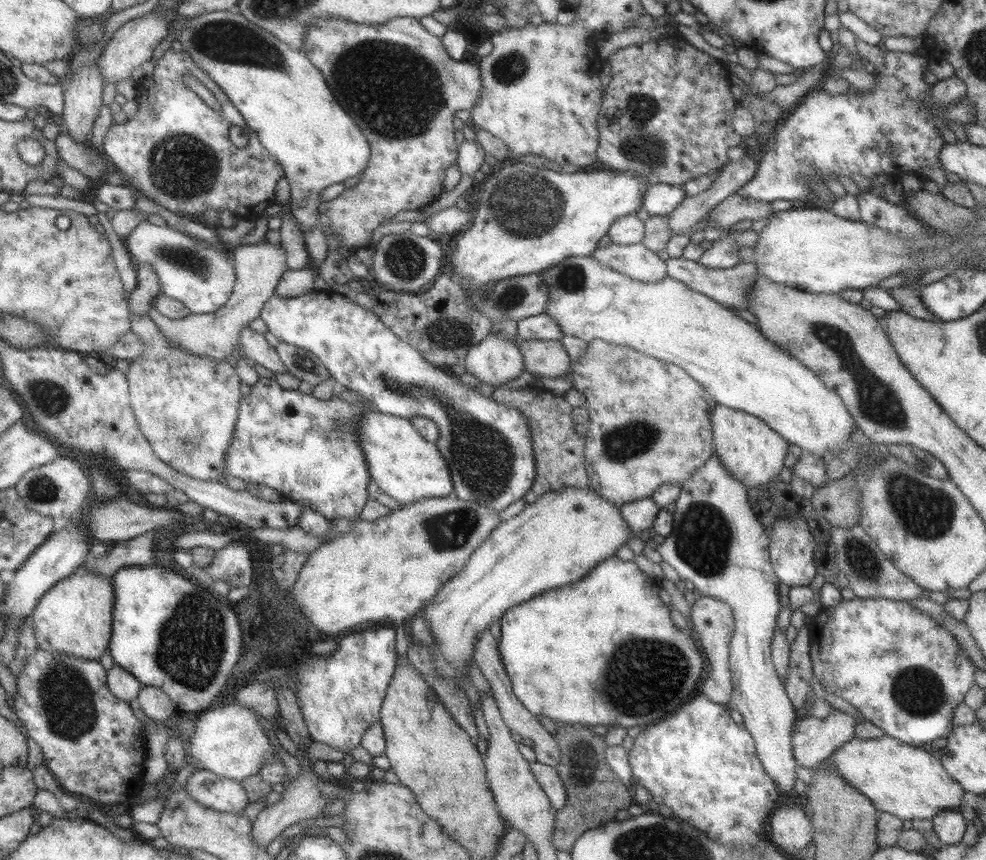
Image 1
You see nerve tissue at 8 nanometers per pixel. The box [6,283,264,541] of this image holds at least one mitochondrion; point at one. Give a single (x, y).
(50, 397)

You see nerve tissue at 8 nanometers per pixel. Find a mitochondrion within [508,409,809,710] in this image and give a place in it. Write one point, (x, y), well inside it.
(703, 537)

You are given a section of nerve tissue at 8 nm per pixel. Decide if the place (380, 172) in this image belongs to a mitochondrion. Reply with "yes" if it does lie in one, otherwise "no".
no

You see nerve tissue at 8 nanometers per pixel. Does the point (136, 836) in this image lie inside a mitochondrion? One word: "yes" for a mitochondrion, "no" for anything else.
no

